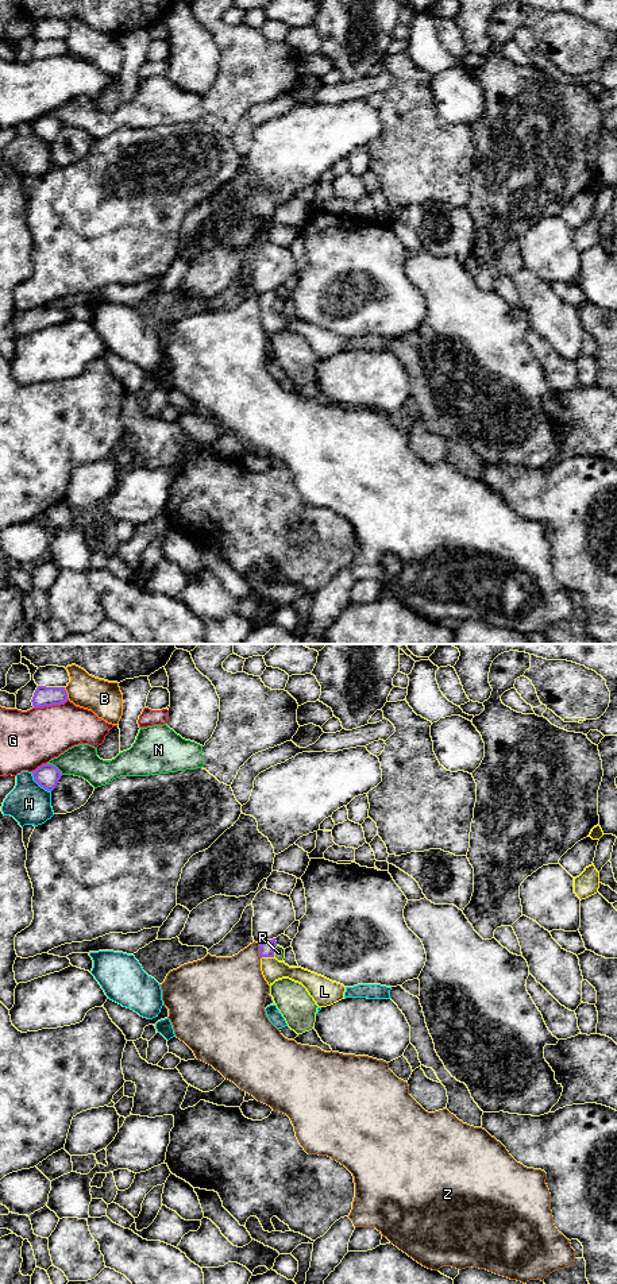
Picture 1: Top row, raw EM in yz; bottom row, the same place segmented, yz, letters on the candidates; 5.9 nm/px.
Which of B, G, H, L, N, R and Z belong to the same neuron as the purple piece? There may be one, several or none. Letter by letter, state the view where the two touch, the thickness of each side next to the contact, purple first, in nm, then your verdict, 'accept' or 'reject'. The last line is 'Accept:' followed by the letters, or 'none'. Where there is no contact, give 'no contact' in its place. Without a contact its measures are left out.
B: contact in yz; calibres 120 and 220 nm; reject
G: contact in yz; calibres 120 and 340 nm; reject
H: contact in yz; calibres 140 and 240 nm; reject
L: contact in yz; calibres 100 and 130 nm; accept
N: contact in yz; calibres 140 and 190 nm; reject
R: contact in yz; calibres 100 and 60 nm; reject
Z: contact in yz; calibres 100 and 340 nm; reject
Accept: L

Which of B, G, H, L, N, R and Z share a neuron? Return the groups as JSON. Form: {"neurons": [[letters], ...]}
{"neurons": [["B"], ["G"], ["H"], ["L"], ["N"], ["R"], ["Z"]]}

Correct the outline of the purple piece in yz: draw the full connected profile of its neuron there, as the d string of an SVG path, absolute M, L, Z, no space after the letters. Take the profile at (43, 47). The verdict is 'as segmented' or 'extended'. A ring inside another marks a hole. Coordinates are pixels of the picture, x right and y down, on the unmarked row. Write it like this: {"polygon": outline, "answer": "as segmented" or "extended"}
{"polygon": "M38 38L31 54L34 59L45 59L65 55L68 51L65 39Z", "answer": "as segmented"}

